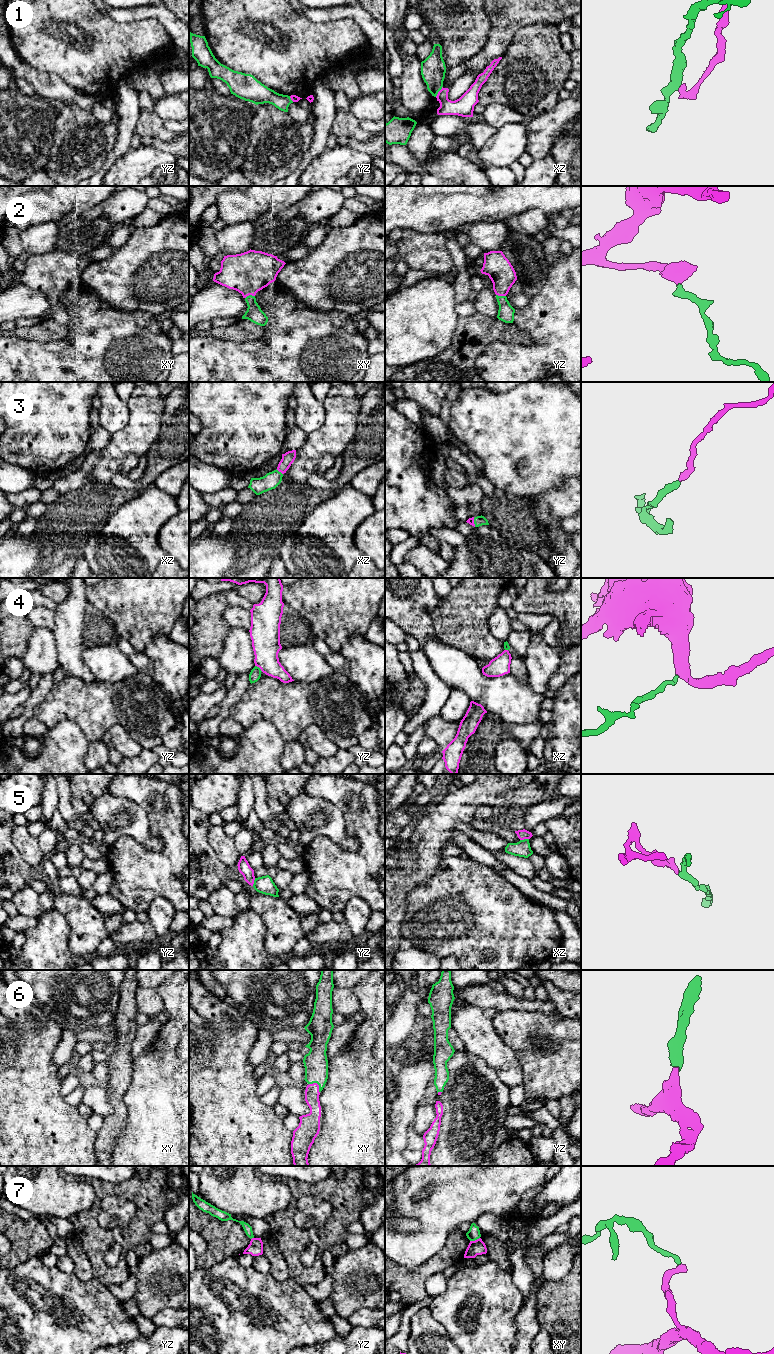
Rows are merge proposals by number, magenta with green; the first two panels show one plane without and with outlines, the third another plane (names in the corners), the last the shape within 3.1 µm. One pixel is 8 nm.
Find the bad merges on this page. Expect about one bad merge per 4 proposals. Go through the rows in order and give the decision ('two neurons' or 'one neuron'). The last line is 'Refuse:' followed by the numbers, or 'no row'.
1: two neurons
2: one neuron
3: one neuron
4: two neurons
5: two neurons
6: one neuron
7: two neurons
Refuse: 1, 4, 5, 7

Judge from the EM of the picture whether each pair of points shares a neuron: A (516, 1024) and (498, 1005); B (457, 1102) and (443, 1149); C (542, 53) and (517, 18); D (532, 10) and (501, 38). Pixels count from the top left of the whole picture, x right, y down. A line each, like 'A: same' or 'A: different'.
A: different
B: same
C: different
D: same

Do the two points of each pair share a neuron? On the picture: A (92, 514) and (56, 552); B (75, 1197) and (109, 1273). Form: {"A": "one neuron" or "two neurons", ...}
{"A": "one neuron", "B": "two neurons"}

